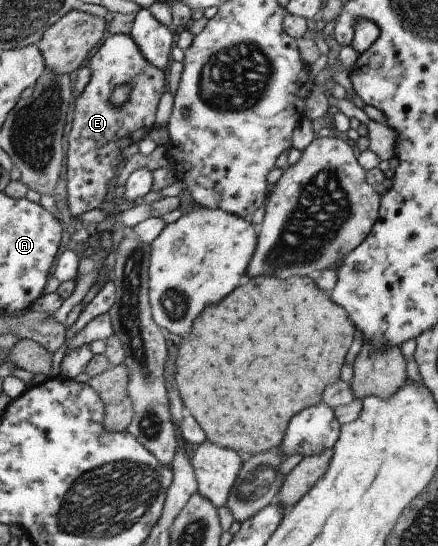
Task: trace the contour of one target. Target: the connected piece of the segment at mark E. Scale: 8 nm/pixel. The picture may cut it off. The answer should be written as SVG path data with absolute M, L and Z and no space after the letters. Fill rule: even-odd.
M111 34L100 43L97 52L89 59L90 80L83 91L71 102L73 119L68 134L66 160L67 182L66 197L70 215L80 215L85 211L97 209L107 195L109 183L117 176L116 167L123 161L121 149L127 149L131 143L137 143L153 128L155 109L159 97L164 93L163 70L154 68L140 53L139 48L129 34ZM117 86L130 86L126 102L122 106L112 106L108 100Z

